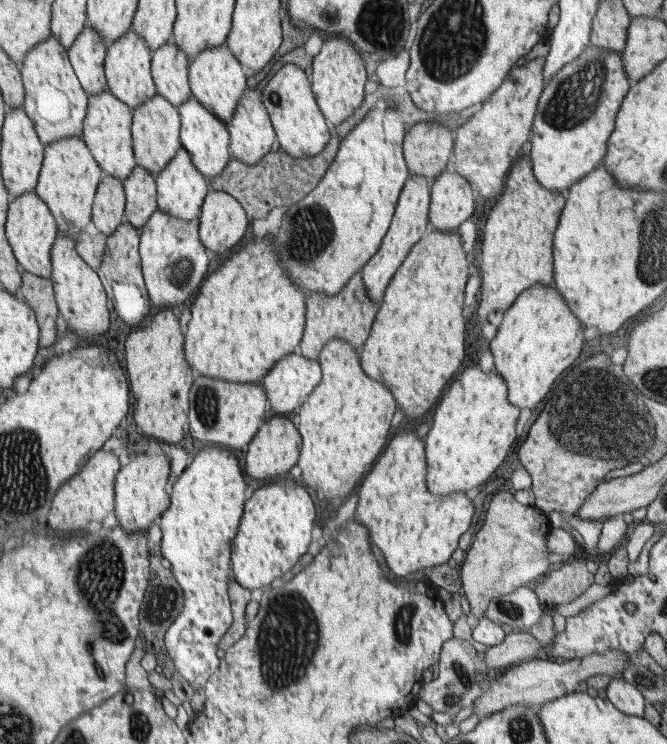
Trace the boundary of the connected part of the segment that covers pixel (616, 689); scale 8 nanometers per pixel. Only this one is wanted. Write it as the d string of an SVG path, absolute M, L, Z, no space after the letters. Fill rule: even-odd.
M615 677L606 683L606 699L620 712L632 716L644 716L646 700L643 695L623 678Z

